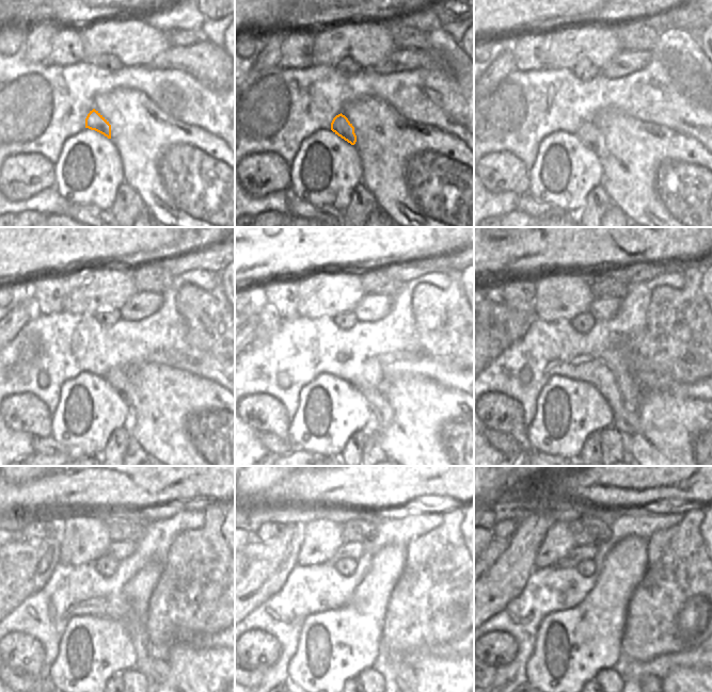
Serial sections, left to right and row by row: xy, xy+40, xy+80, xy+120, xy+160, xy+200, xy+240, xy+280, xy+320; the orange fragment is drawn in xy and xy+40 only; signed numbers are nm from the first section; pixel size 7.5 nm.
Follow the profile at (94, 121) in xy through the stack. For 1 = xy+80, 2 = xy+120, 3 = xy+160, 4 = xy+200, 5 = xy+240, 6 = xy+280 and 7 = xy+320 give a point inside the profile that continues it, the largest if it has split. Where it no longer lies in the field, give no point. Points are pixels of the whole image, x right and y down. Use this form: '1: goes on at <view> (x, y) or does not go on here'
1: goes on at xy+80 (591, 137)
2: goes on at xy+120 (119, 379)
3: goes on at xy+160 (382, 412)
4: goes on at xy+200 (626, 420)
5: goes on at xy+240 (153, 659)
6: goes on at xy+280 (405, 677)
7: goes on at xy+320 (647, 682)

